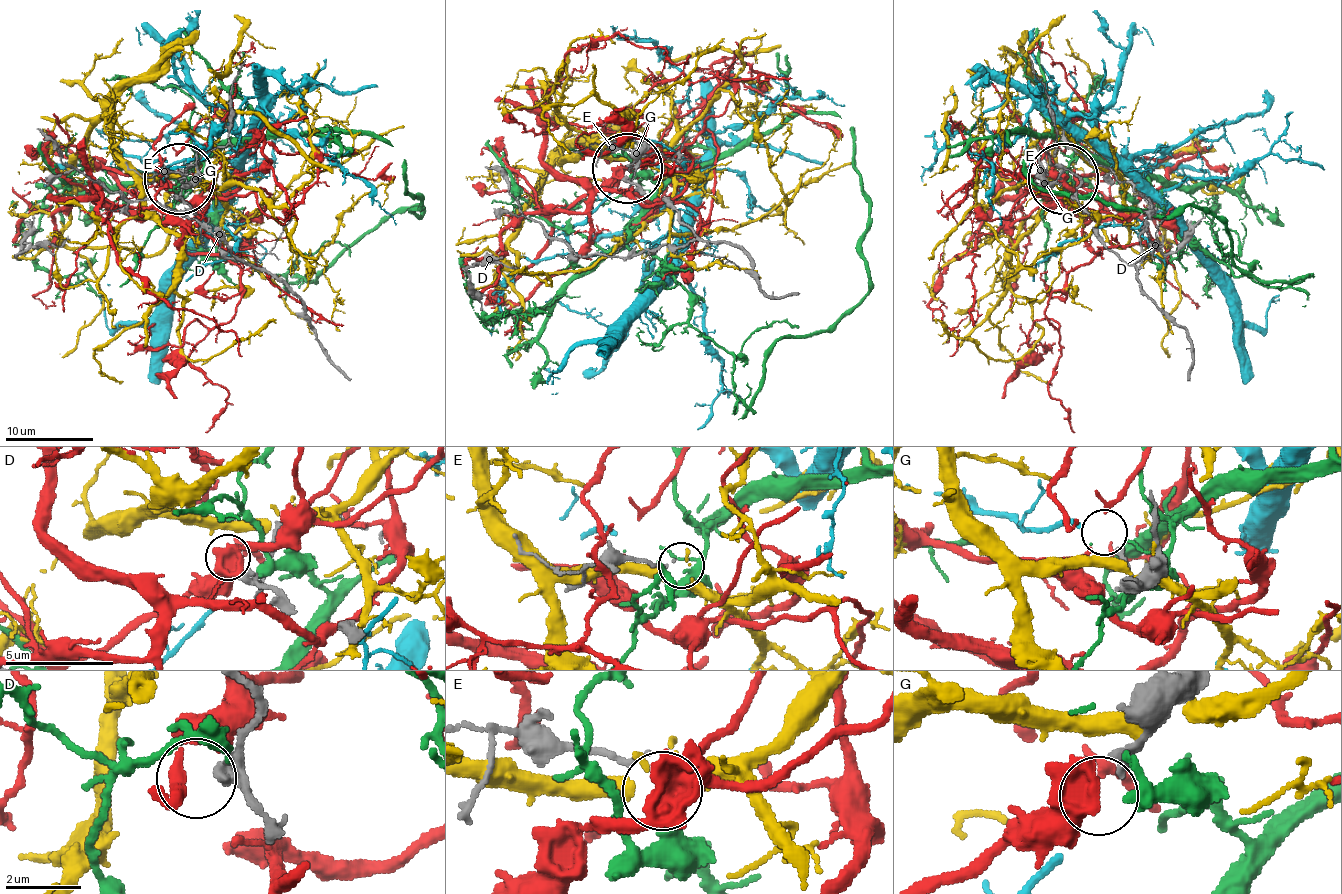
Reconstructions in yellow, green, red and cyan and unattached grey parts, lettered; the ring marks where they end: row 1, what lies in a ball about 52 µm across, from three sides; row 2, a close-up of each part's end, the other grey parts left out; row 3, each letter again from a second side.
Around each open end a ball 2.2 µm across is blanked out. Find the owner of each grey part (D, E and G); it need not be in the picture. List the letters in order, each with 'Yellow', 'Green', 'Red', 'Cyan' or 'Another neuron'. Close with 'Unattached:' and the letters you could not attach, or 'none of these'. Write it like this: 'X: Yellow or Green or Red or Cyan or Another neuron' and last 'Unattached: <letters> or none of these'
D: Another neuron
E: Green
G: Another neuron
Unattached: D, G

